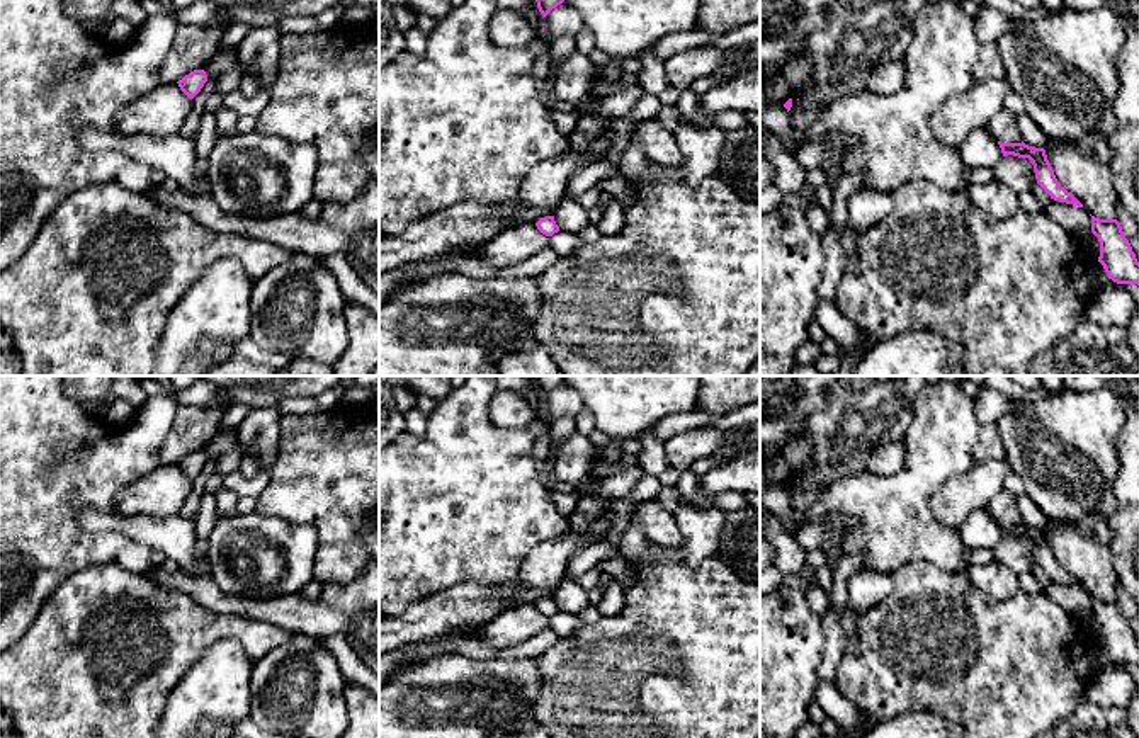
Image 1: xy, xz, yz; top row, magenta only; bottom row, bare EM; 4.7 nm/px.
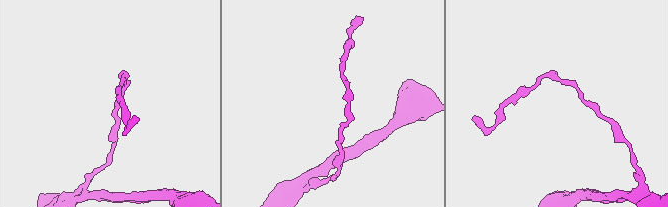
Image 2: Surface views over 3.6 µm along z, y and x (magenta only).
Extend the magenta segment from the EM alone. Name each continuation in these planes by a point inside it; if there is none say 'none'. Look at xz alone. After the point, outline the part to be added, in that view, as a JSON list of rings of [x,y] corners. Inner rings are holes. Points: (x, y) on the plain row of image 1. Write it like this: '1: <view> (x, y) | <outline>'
none

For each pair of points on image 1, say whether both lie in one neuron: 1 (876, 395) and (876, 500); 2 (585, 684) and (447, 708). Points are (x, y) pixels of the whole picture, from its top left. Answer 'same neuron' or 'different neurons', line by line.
1: different neurons
2: different neurons

